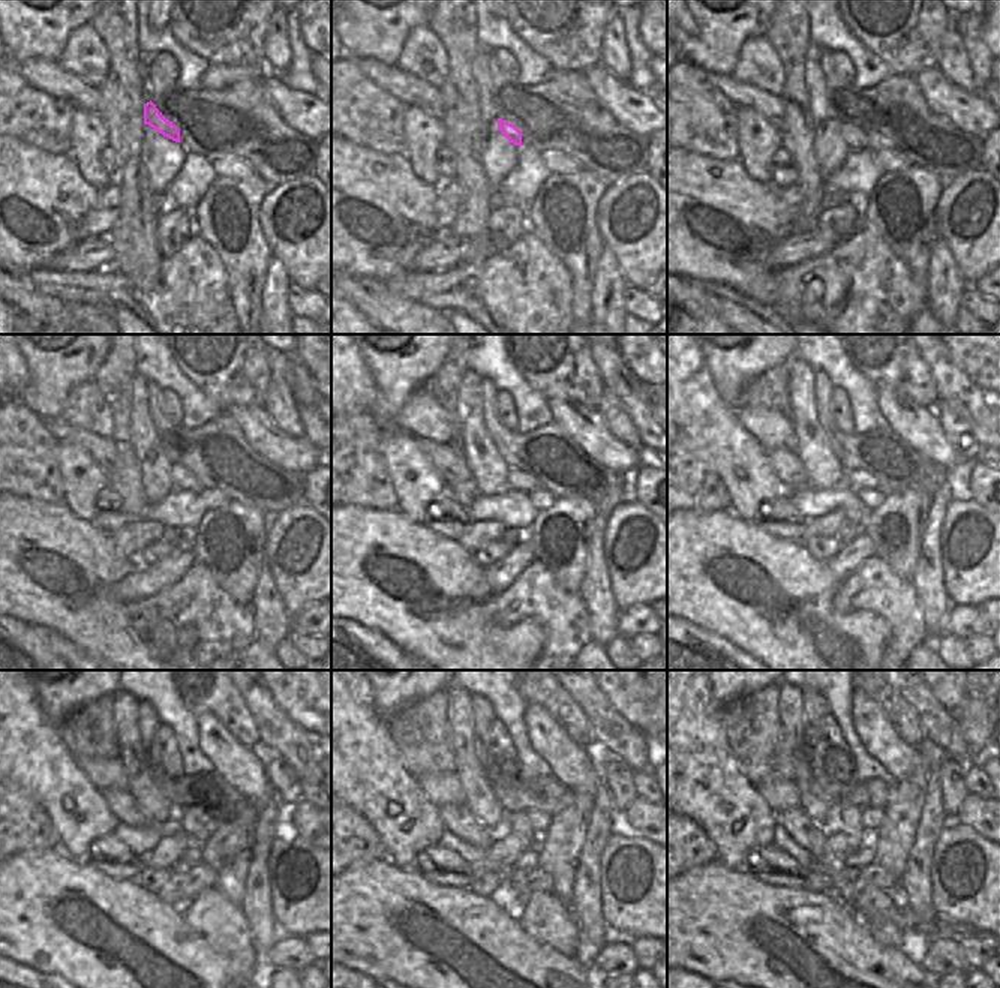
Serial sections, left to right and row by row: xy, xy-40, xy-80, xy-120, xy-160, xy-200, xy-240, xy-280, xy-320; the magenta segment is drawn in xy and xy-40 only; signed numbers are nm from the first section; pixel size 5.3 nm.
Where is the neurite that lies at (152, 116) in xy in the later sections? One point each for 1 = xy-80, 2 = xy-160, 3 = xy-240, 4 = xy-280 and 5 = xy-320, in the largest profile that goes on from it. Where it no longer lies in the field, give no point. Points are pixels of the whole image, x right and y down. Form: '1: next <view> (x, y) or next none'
1: next xy-80 (852, 137)
2: next xy-160 (517, 480)
3: next xy-240 (188, 813)
4: next xy-280 (540, 820)
5: next xy-320 (871, 817)

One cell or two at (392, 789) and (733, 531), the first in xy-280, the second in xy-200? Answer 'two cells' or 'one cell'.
two cells

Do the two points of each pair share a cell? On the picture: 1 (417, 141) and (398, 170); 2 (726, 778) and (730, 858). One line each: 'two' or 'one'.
1: two
2: one

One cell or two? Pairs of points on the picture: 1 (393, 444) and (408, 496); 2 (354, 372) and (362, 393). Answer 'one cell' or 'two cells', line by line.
1: one cell
2: one cell

